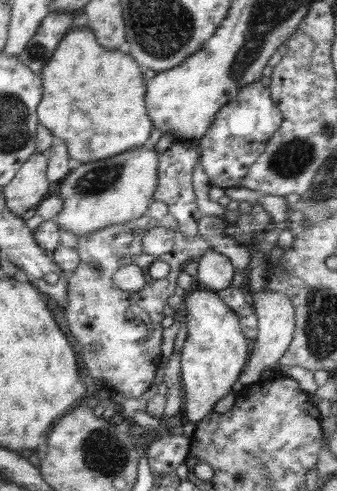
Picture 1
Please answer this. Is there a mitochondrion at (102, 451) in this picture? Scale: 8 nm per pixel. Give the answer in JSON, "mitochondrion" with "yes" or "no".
{"mitochondrion":"yes"}

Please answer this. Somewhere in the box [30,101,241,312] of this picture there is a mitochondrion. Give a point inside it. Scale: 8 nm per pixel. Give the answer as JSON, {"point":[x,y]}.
{"point":[94,181]}

